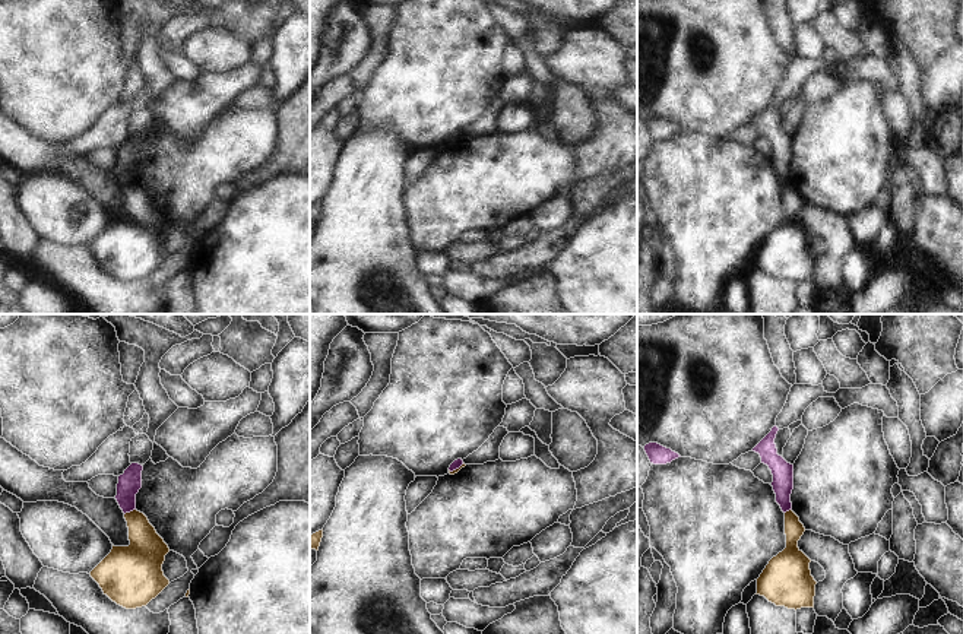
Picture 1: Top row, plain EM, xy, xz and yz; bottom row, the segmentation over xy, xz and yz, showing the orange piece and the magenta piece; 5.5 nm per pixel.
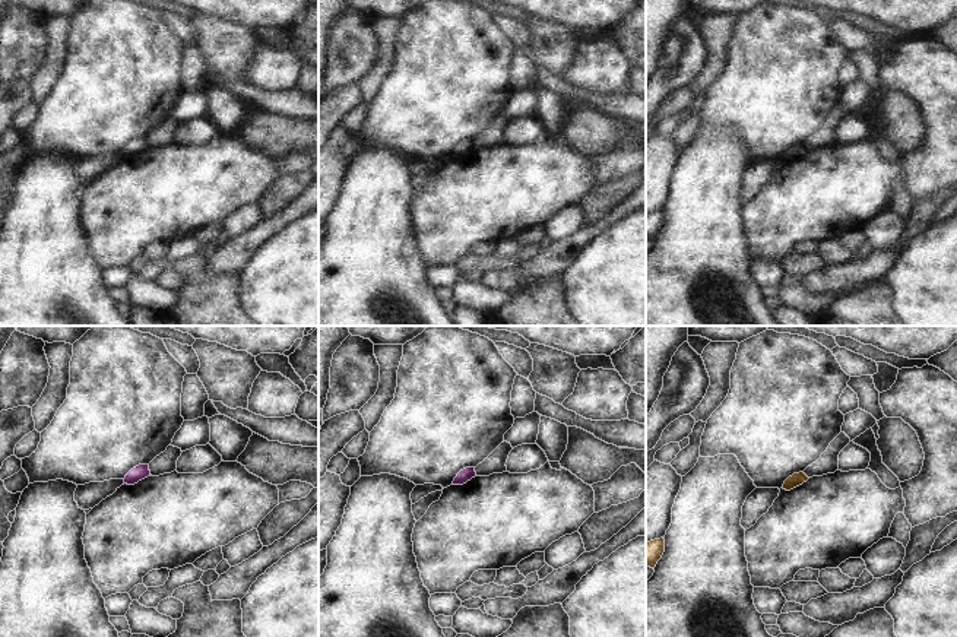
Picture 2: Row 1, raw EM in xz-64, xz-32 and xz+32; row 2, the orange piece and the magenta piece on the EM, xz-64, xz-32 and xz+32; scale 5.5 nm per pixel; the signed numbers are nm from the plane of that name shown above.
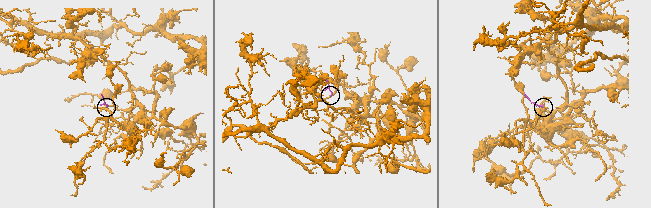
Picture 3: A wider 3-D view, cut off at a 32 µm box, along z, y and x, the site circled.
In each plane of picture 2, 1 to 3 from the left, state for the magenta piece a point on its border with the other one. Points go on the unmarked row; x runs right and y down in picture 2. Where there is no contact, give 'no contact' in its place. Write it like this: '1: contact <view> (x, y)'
1: no contact
2: no contact
3: no contact

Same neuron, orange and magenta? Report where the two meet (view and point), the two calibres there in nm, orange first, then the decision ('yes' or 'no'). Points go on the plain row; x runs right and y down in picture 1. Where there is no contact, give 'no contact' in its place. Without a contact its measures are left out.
xy (130, 184) | 220/130 nm | no

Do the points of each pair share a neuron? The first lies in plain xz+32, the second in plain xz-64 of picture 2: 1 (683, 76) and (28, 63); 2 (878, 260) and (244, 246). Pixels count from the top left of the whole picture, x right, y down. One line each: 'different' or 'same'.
1: same
2: same

